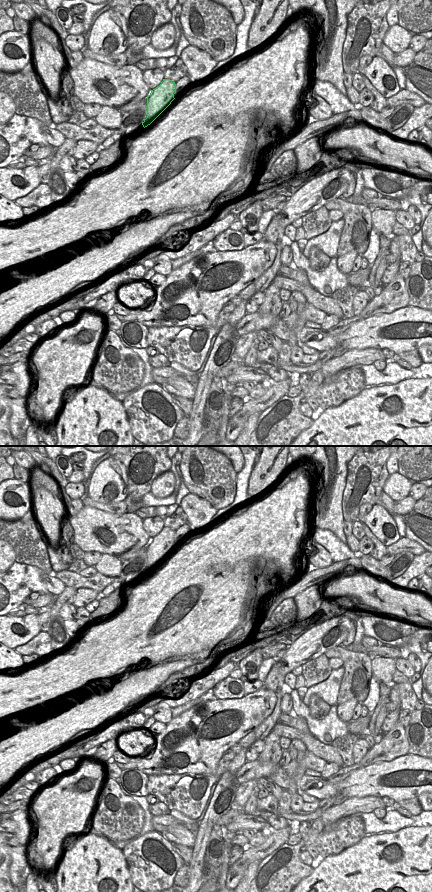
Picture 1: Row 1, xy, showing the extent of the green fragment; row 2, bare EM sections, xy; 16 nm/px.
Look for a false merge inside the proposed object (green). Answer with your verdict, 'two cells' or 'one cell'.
two cells

